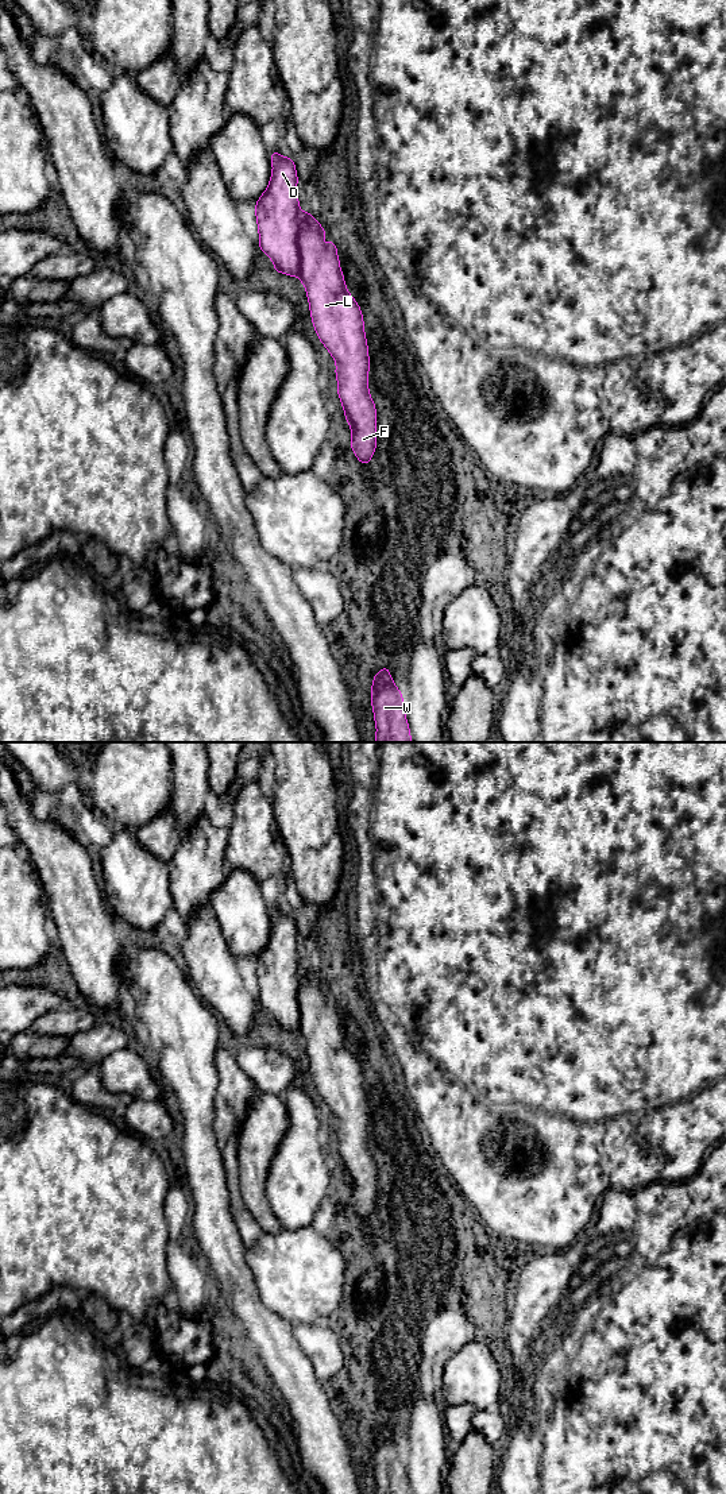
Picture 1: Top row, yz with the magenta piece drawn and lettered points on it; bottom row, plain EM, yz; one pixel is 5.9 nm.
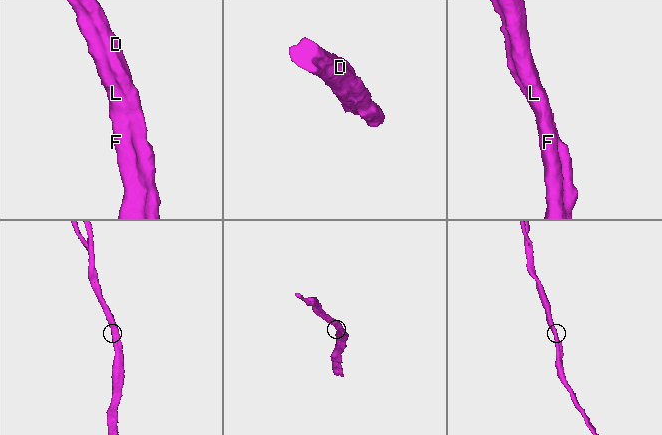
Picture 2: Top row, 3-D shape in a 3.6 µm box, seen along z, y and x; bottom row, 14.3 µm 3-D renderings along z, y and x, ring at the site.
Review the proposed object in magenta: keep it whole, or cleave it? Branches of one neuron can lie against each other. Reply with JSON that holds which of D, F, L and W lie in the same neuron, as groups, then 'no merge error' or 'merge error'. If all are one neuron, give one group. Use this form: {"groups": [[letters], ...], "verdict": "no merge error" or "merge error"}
{"groups": [["D", "F", "L", "W"]], "verdict": "no merge error"}

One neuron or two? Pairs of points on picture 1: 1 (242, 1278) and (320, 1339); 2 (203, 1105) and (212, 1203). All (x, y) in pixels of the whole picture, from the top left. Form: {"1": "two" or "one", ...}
{"1": "two", "2": "one"}

